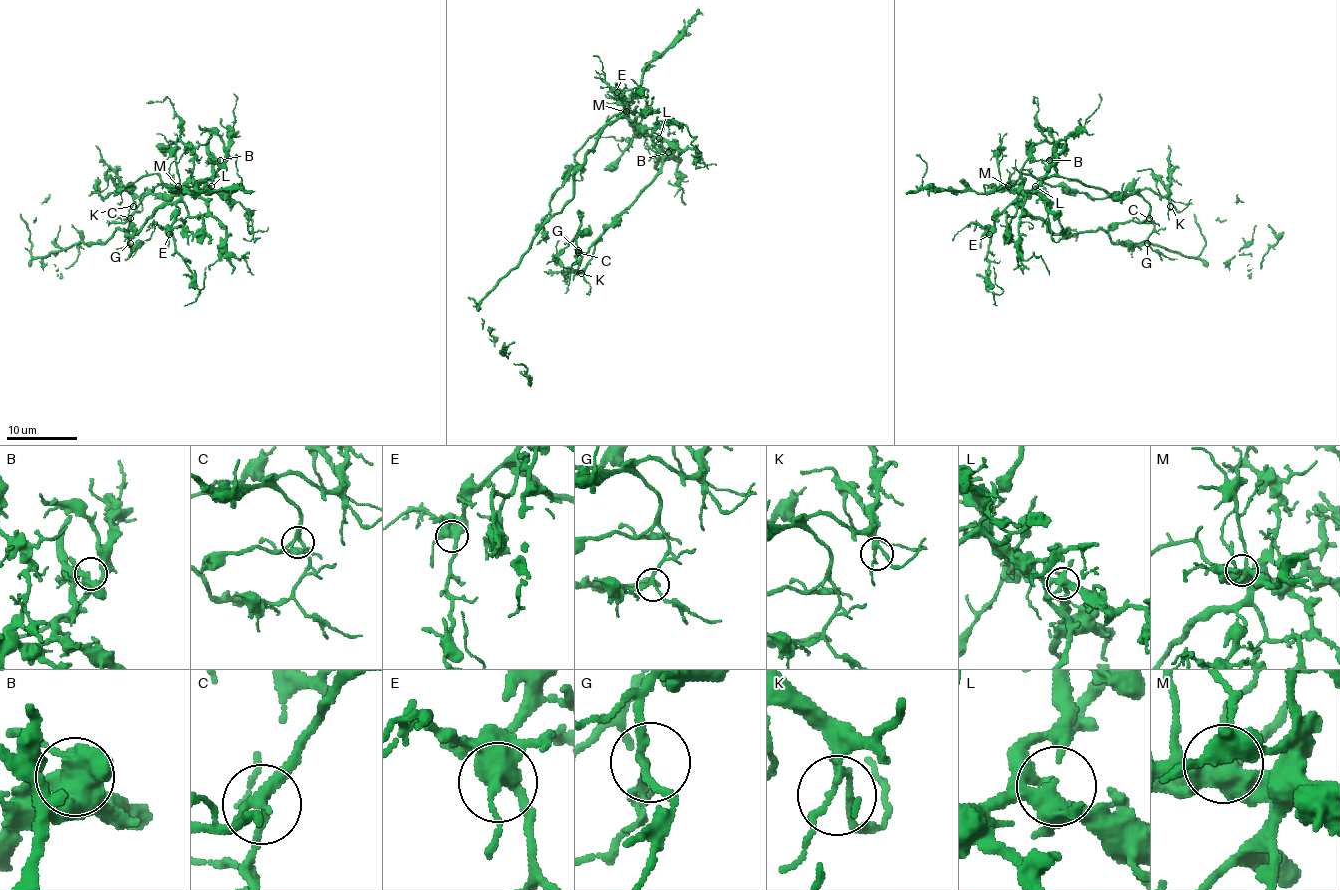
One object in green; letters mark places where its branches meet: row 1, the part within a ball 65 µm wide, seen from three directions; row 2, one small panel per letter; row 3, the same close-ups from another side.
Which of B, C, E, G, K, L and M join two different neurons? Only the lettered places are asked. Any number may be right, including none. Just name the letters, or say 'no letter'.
no letter

